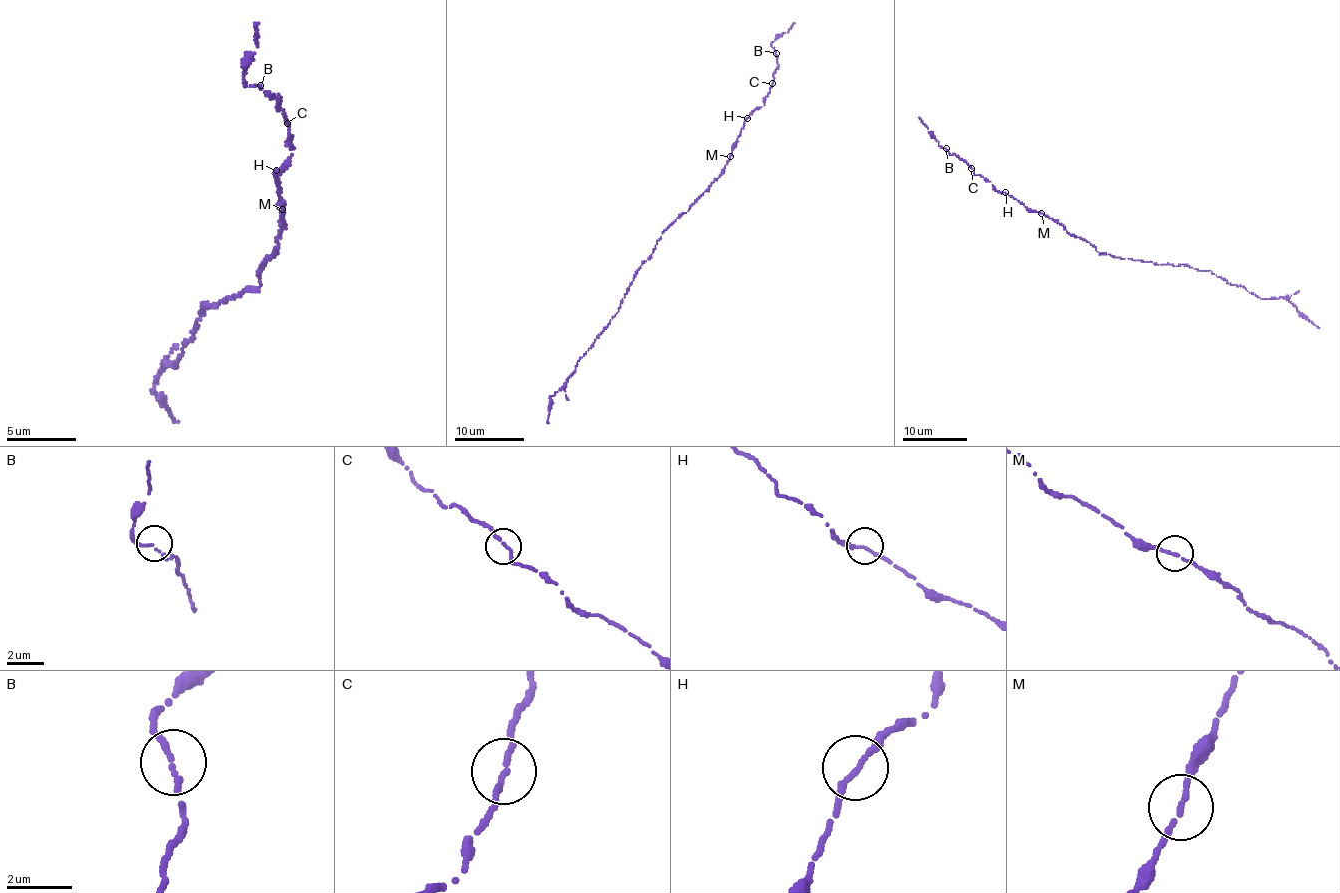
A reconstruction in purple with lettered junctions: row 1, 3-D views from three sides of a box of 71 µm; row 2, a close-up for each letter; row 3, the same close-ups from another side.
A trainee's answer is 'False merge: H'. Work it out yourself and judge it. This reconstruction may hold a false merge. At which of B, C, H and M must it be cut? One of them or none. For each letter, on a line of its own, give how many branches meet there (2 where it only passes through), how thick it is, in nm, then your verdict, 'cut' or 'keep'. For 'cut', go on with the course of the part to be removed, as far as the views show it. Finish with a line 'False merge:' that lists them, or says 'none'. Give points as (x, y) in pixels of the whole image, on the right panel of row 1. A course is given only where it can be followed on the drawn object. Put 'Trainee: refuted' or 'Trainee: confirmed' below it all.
B: 2 | 150 nm | keep
C: 2 | 160 nm | keep
H: 2 | 190 nm | keep
M: 2 | 160 nm | keep
False merge: none
Trainee: refuted

